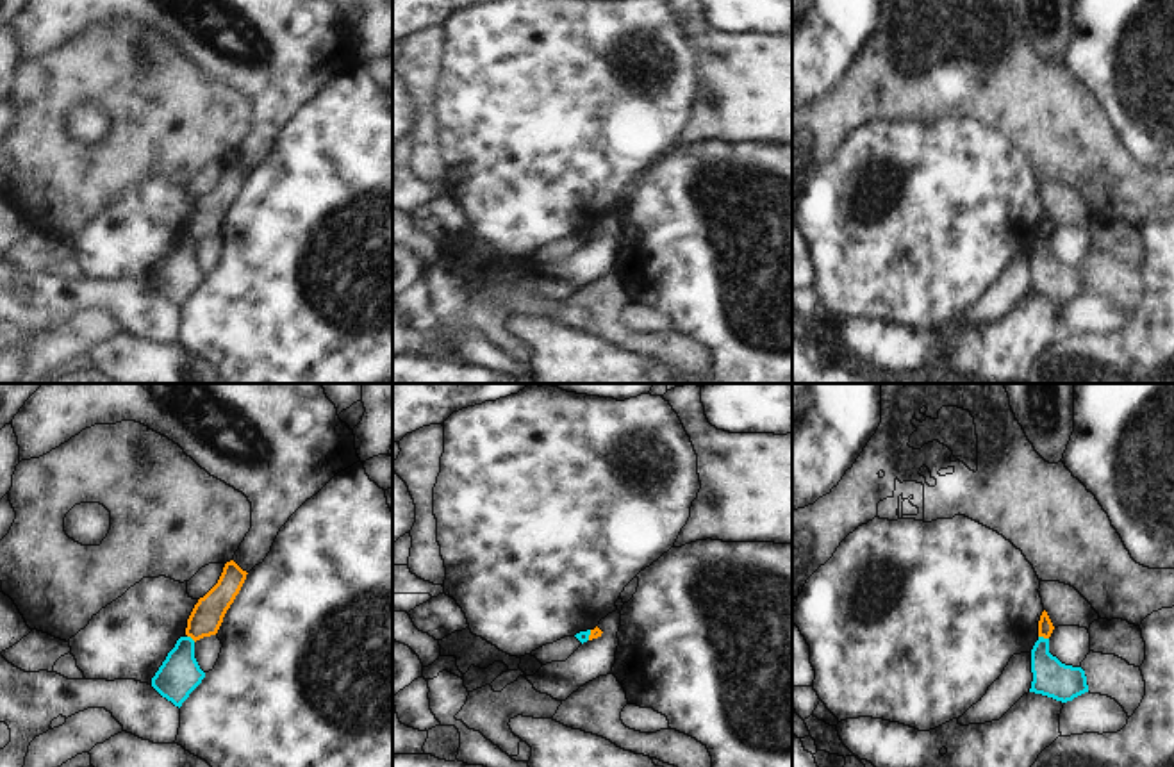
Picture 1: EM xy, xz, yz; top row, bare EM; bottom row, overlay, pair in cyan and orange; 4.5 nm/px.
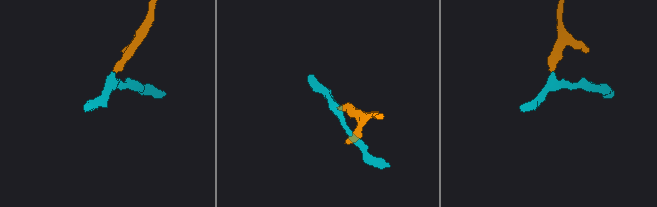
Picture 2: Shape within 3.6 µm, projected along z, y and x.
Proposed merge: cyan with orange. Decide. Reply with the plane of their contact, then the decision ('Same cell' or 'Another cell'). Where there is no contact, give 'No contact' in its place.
Touches cyan in yz. Another cell.

